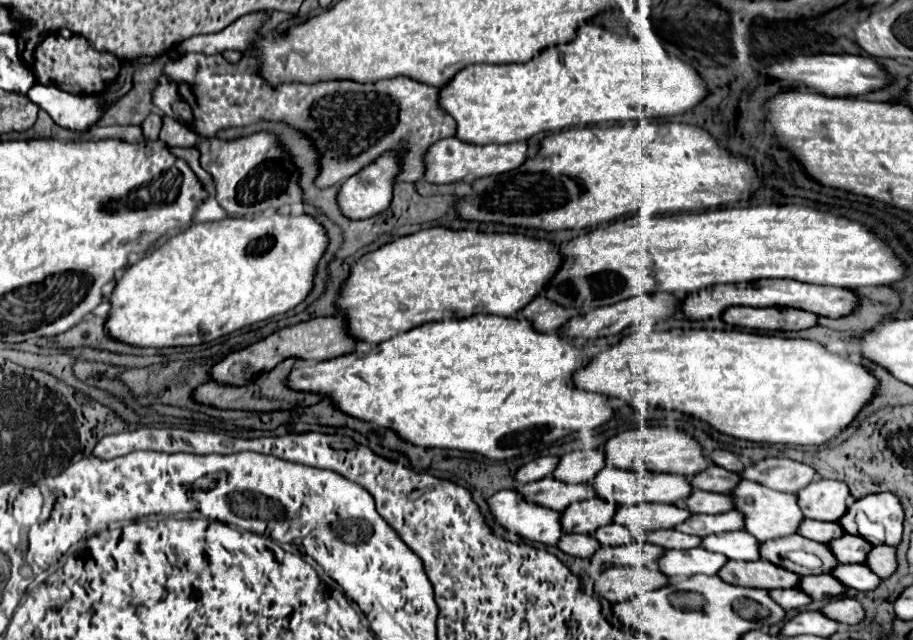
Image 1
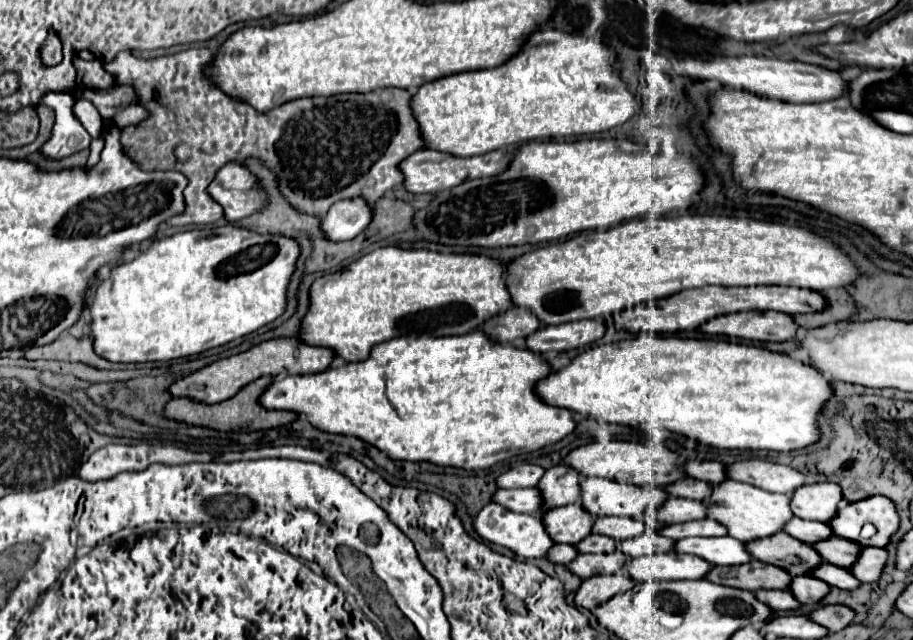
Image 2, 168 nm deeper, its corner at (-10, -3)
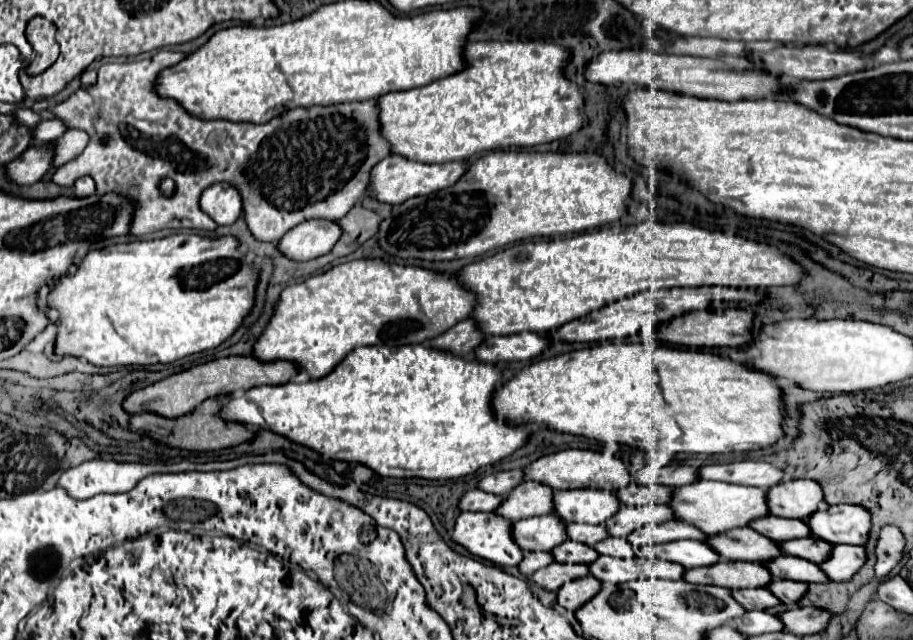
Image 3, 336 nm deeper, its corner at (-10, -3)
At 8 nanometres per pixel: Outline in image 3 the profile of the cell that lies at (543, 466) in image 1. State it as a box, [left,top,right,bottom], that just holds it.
[478,470,524,494]

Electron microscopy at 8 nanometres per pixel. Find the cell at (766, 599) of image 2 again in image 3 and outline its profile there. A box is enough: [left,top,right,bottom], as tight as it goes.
[732,588,782,610]

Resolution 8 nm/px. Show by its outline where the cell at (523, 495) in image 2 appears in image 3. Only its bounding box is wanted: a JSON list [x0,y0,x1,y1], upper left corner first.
[460,490,506,512]

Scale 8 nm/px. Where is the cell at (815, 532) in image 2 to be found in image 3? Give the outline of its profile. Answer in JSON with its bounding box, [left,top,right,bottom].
[750,516,812,542]

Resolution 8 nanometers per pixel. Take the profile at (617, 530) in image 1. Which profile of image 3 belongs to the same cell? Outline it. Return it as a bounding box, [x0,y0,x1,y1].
[552,540,600,564]

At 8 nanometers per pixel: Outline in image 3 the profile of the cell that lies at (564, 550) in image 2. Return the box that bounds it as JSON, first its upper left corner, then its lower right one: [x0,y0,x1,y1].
[520,552,554,574]

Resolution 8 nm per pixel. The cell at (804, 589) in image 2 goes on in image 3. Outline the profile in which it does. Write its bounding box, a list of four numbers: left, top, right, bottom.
[768,580,808,606]

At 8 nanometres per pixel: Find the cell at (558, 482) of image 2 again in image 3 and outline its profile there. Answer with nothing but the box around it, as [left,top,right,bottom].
[496,480,554,520]

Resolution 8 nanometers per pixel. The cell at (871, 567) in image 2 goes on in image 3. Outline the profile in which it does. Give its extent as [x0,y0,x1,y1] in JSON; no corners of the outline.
[820,546,866,582]

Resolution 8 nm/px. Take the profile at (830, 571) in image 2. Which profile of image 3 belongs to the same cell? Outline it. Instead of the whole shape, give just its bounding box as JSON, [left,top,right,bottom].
[770,556,830,582]

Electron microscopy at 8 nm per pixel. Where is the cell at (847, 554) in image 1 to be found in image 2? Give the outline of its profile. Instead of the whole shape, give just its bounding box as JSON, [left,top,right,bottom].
[812,536,860,568]

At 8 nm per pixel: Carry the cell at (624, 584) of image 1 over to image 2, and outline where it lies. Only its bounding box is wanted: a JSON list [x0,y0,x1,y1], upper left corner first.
[574,574,634,610]

